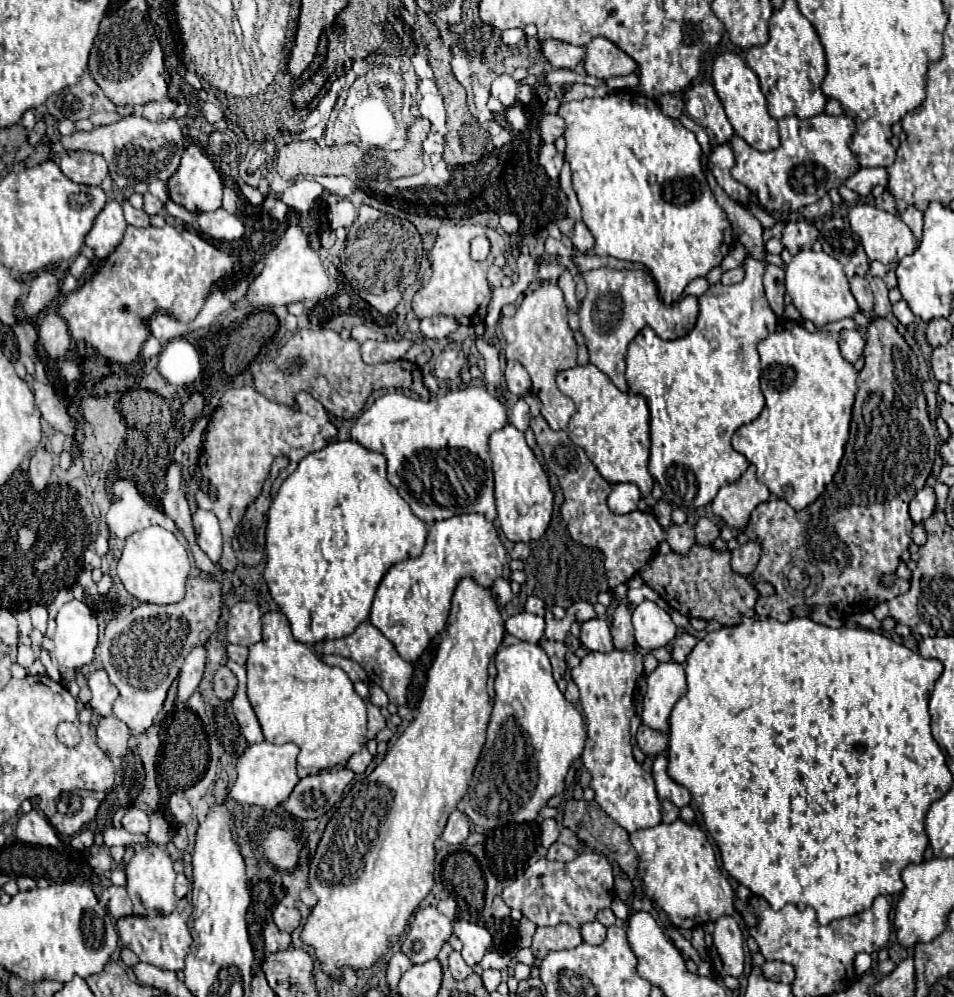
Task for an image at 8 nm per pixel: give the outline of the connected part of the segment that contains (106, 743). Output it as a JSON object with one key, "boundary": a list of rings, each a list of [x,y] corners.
{"boundary":[[[99,717],[97,723],[97,745],[109,757],[123,757],[127,753],[129,729],[115,717]]]}

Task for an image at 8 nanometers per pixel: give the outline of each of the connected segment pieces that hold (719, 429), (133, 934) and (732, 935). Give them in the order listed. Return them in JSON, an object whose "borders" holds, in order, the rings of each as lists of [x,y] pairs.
{"borders":[[[[745,257],[745,279],[737,285],[711,285],[699,297],[699,317],[695,329],[675,341],[663,341],[651,327],[645,327],[631,343],[627,351],[627,383],[631,395],[641,395],[647,401],[651,413],[651,459],[649,473],[661,485],[665,501],[673,509],[693,513],[699,507],[711,503],[717,491],[729,481],[739,479],[749,461],[731,447],[733,433],[759,417],[765,407],[765,397],[759,389],[759,355],[757,343],[769,335],[775,315],[769,309],[763,291],[765,265],[759,259]]],[[[181,899],[177,903],[177,909],[171,915],[155,915],[155,917],[121,917],[117,921],[119,937],[121,943],[131,949],[143,963],[155,965],[159,969],[169,969],[169,971],[179,971],[185,967],[185,957],[191,949],[191,933],[187,927],[187,921],[191,917],[191,903],[187,899]]],[[[723,915],[715,921],[713,941],[717,953],[713,967],[719,973],[719,977],[725,975],[739,977],[745,967],[745,955],[743,955],[743,933],[735,917]]]]}

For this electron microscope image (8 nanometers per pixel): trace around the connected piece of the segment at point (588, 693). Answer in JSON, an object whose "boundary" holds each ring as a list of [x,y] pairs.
{"boundary":[[[613,649],[611,653],[589,653],[581,659],[581,665],[571,671],[573,681],[581,693],[581,709],[587,723],[587,743],[583,751],[583,765],[591,773],[591,789],[595,791],[595,801],[605,809],[609,817],[613,817],[627,833],[635,833],[639,829],[649,829],[661,823],[661,803],[657,797],[657,789],[653,783],[651,773],[647,773],[633,757],[631,751],[631,735],[629,735],[629,721],[635,715],[633,709],[633,689],[635,681],[643,671],[643,653],[639,649],[633,651],[619,651]]]}

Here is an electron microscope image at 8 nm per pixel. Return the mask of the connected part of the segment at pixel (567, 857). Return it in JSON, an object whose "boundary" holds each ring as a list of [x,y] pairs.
{"boundary":[[[553,843],[547,849],[547,859],[551,859],[551,861],[573,861],[575,857],[577,857],[577,851],[563,843]]]}

